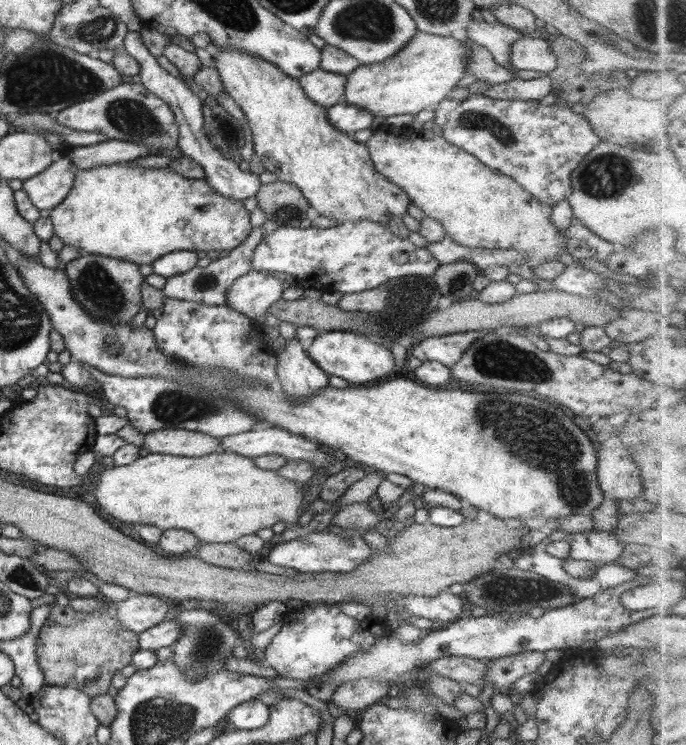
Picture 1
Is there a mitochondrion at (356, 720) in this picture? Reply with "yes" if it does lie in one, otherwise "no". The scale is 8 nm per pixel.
no

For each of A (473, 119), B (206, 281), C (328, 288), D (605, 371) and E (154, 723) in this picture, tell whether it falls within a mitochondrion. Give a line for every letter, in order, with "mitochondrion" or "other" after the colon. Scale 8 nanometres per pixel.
A: mitochondrion
B: mitochondrion
C: other
D: other
E: mitochondrion

